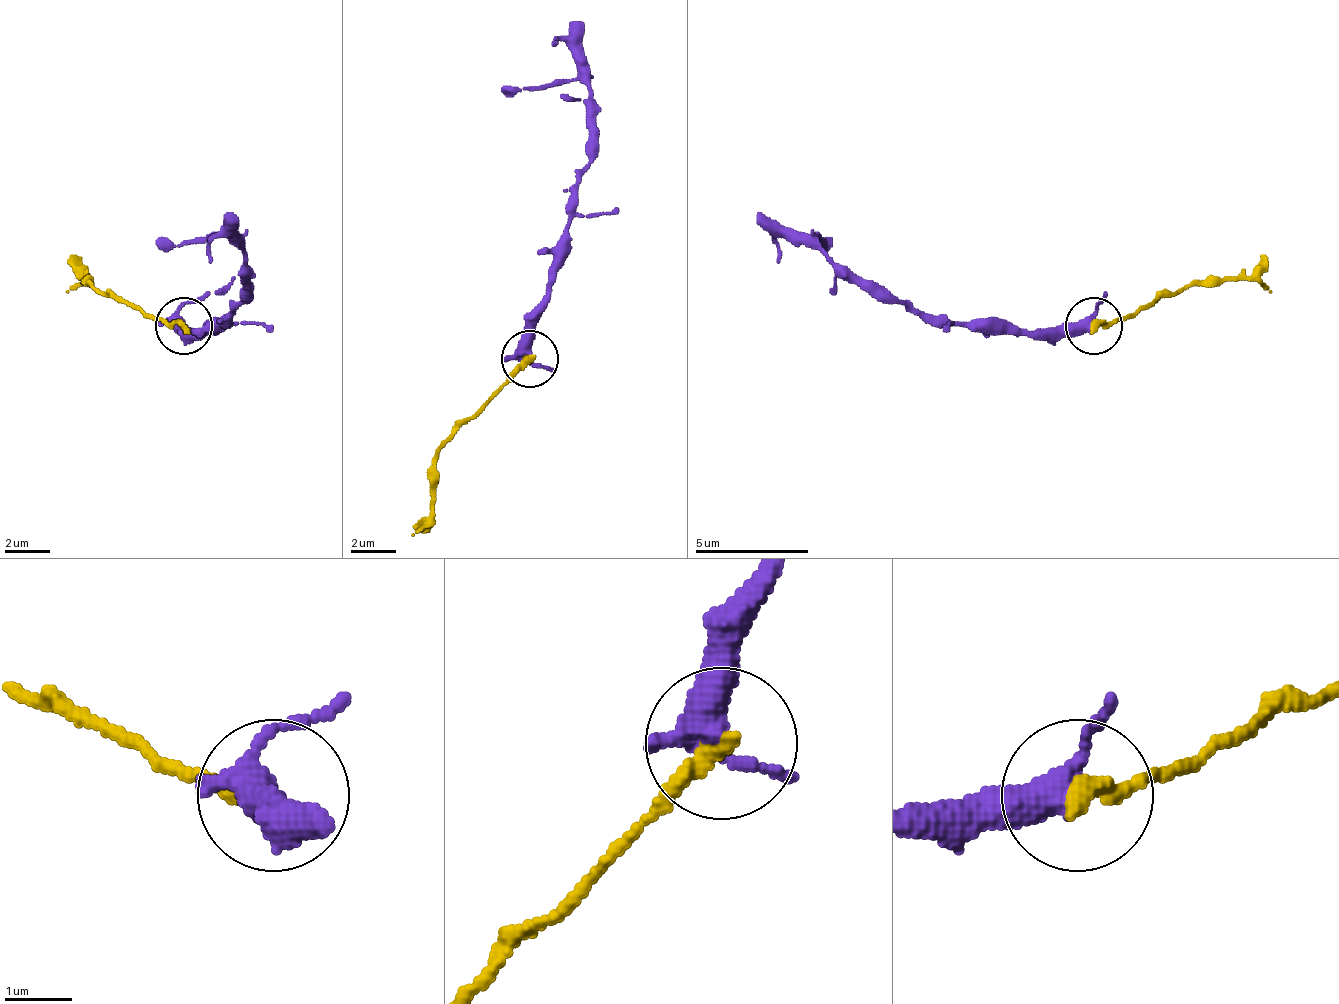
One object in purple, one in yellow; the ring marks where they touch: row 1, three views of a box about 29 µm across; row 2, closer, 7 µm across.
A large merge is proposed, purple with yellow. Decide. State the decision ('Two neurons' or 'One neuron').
Two neurons

